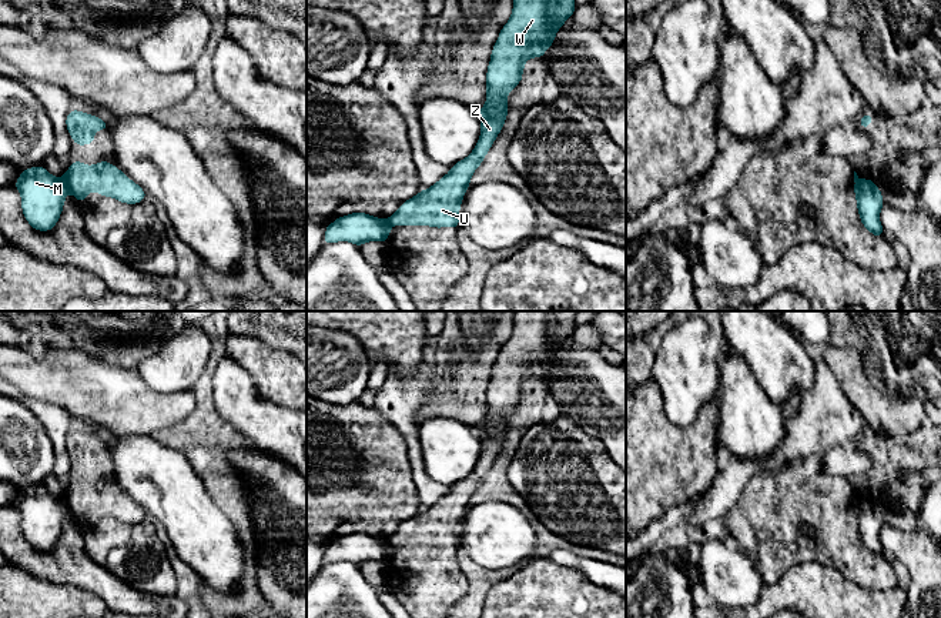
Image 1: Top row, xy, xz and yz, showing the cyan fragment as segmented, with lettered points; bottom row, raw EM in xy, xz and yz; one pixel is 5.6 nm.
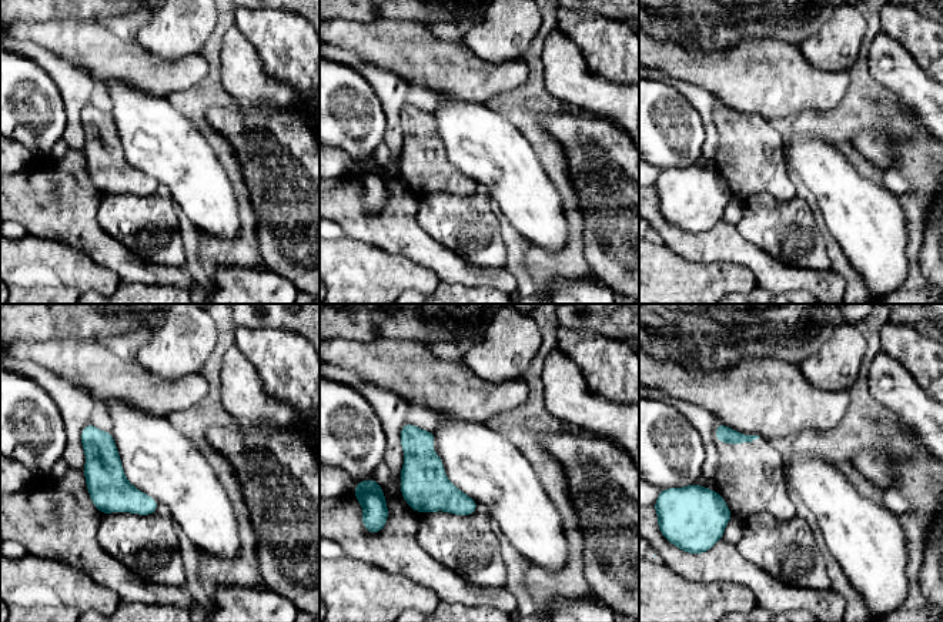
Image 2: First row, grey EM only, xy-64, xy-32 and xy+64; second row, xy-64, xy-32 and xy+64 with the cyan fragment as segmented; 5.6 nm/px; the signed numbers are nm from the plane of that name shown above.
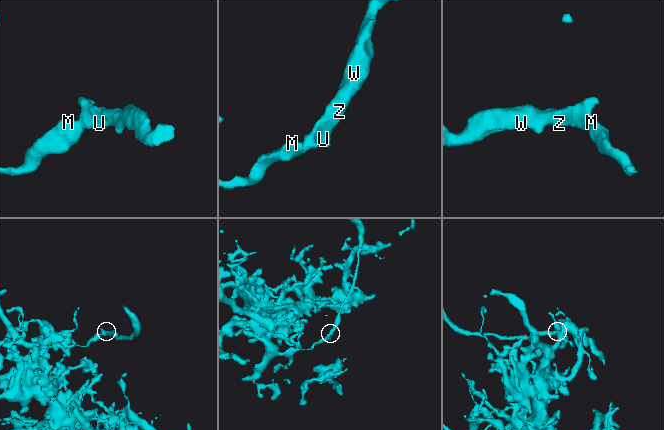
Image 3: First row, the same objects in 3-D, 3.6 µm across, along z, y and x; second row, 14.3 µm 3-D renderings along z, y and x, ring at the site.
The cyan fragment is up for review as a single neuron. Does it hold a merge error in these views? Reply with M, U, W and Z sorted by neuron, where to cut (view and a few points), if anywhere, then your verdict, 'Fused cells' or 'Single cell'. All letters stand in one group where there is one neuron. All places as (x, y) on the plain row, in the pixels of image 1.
Groups: M / U W Z. Split along xy (62, 498), (69, 510). Fused cells

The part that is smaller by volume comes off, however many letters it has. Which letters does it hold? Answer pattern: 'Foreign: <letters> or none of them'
Foreign: U, W, Z

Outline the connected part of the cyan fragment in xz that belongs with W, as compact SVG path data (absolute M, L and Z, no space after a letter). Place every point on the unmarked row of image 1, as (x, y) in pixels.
M513 311L513 330L492 368L486 391L486 424L478 428L482 451L473 471L428 510L401 524L388 545L459 549L459 528L470 497L499 455L508 414L522 401L528 378L545 377L563 343L572 337L576 311Z

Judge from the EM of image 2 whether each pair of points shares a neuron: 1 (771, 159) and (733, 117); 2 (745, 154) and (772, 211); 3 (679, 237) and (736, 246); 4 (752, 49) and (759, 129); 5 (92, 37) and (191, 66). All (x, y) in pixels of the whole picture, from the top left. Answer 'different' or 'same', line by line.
1: same
2: different
3: same
4: different
5: same

